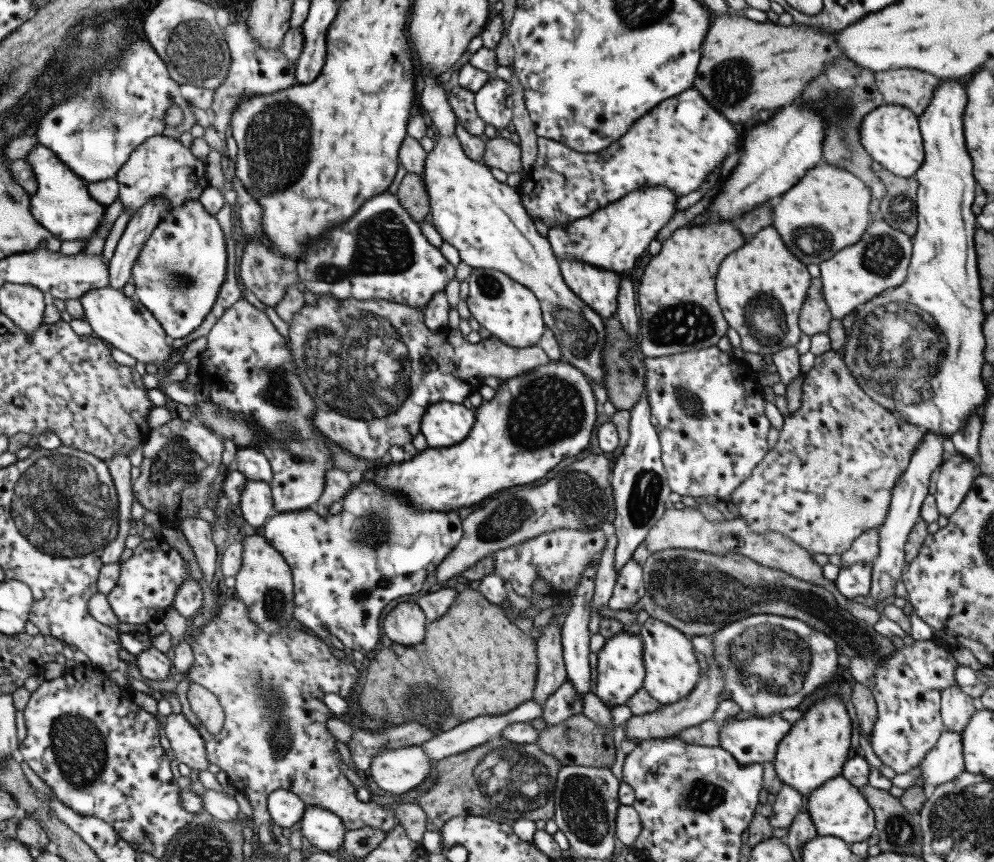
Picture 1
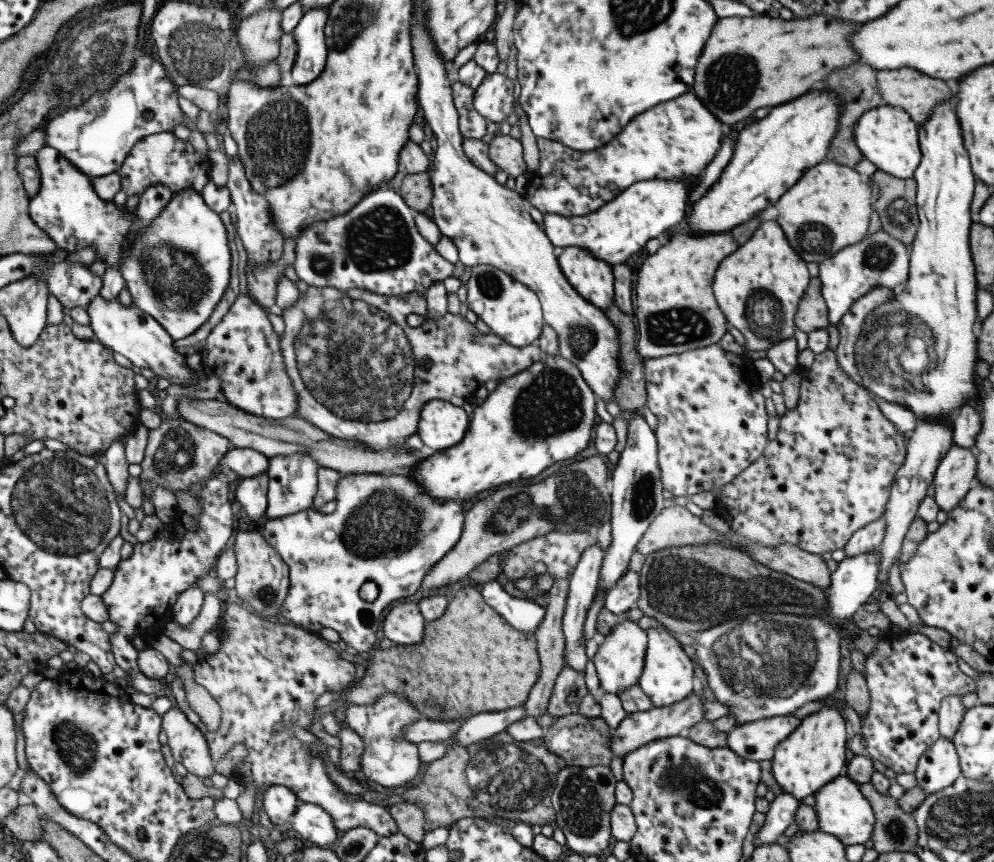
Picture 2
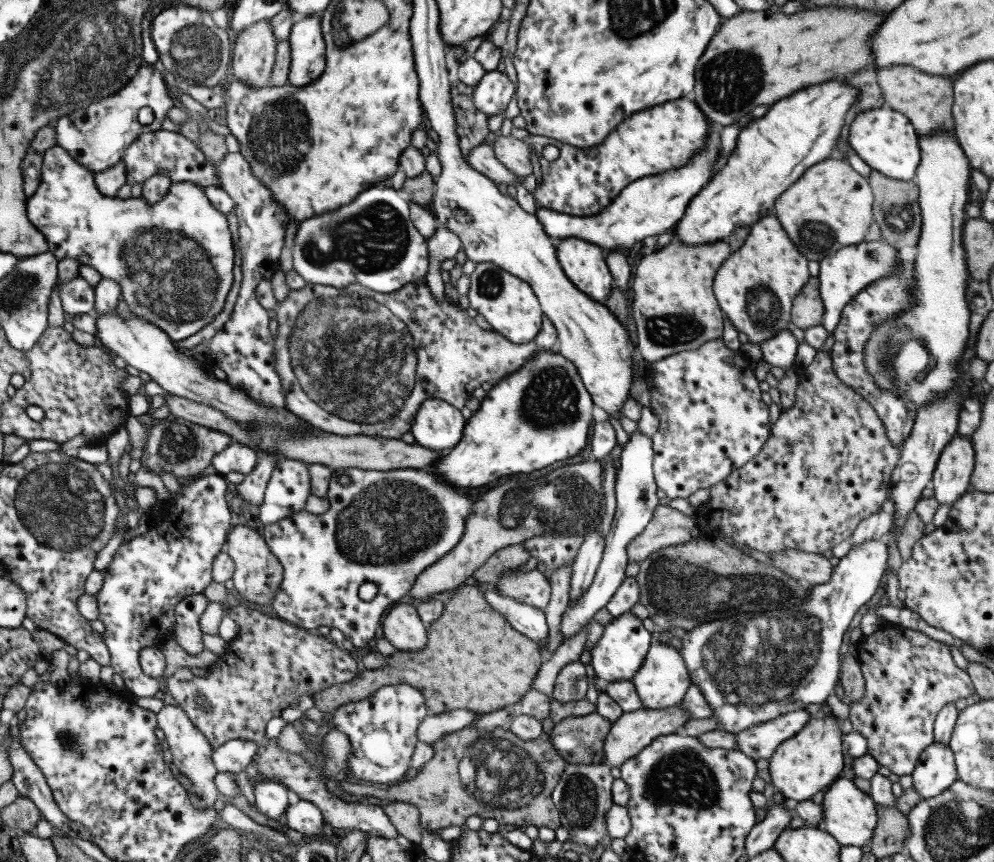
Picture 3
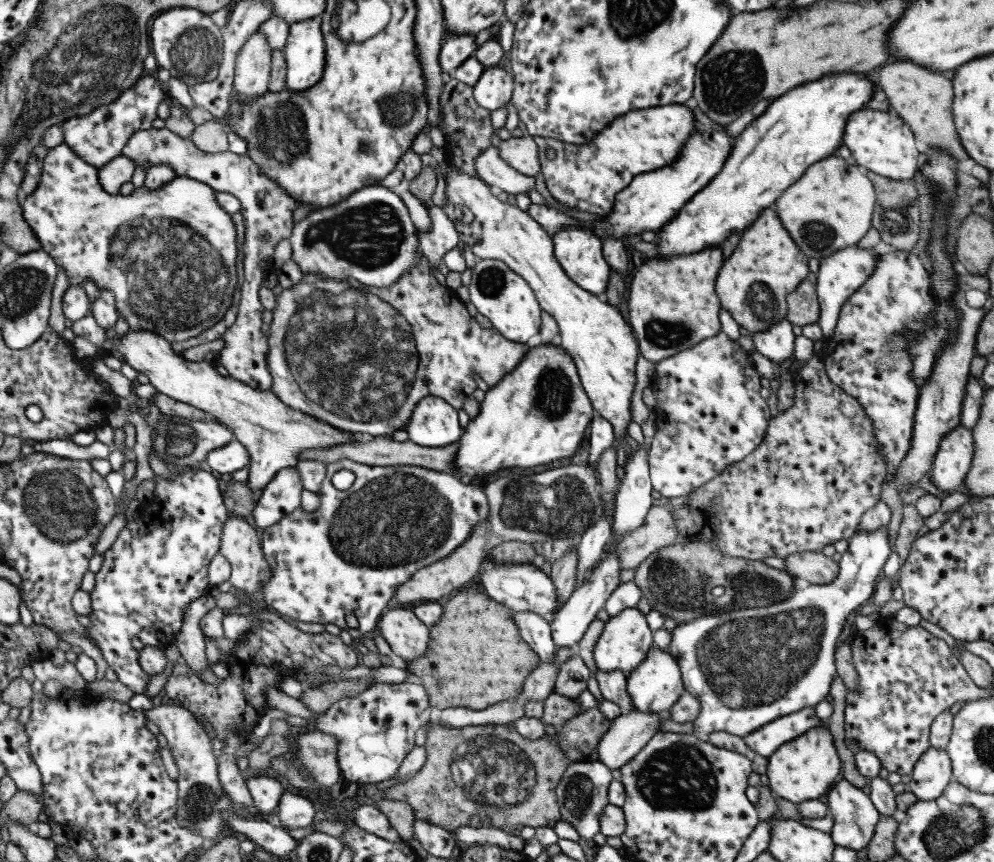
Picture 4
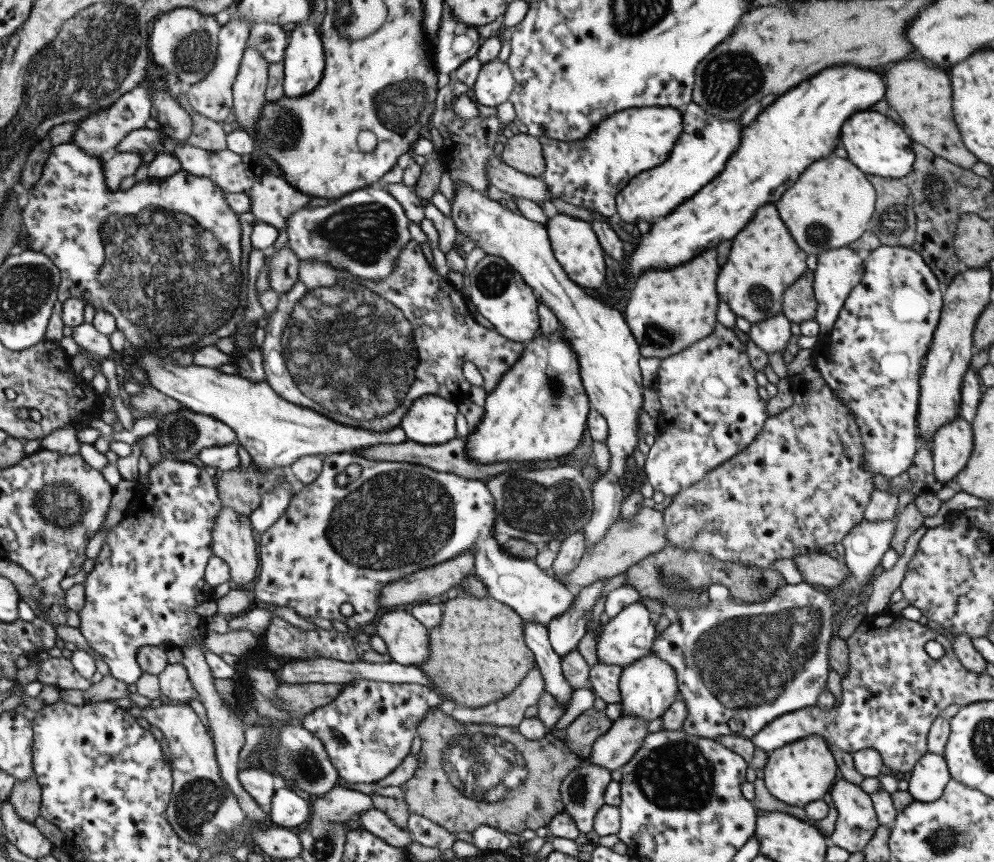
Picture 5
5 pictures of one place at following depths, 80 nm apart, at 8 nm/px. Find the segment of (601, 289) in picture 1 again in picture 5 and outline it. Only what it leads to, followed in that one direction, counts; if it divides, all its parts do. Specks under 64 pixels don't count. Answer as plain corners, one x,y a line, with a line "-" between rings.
563,213
553,214
544,224
550,242
551,250
559,266
568,275
569,280
579,287
599,289
605,284
605,263
603,250
596,234
590,227
590,222
576,219

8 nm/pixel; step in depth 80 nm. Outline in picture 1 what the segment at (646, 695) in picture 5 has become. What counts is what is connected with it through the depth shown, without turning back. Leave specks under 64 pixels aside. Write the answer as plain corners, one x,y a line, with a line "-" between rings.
648,618
641,625
639,632
643,650
644,677
642,687
659,704
670,705
687,696
699,678
699,666
695,659
692,644
687,636
657,619

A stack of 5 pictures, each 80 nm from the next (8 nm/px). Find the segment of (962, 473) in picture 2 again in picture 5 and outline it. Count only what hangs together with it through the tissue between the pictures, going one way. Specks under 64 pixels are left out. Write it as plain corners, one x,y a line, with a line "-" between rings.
955,416
932,436
933,472
942,486
953,485
953,478
964,468
972,451
971,434
970,424

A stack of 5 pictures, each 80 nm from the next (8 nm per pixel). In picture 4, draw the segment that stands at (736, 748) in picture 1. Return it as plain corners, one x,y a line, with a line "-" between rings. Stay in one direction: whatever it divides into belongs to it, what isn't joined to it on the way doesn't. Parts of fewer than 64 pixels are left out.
805,707
760,726
742,739
754,753
767,758
784,742
797,738
814,726
822,726
822,722
815,717
814,707

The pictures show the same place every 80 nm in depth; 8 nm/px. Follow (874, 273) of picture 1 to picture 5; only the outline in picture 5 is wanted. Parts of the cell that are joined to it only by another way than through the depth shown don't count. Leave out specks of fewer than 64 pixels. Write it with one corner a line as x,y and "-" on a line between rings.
846,246
825,250
816,256
816,268
812,271
812,290
816,301
814,322
818,325
820,336
829,333
841,311
845,298
861,280
862,262
862,254

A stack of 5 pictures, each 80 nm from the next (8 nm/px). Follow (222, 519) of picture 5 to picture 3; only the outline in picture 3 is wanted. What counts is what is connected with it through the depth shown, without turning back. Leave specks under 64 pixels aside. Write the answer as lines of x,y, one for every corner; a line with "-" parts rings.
233,524
227,533
223,551
233,562
234,572
231,577
233,590
253,605
270,607
274,592
280,585
283,569
270,553
259,531
246,527
245,524

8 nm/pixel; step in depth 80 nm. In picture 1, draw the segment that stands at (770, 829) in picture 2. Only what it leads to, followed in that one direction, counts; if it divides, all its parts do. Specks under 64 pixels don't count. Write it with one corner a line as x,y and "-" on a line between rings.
782,785
779,793
775,795
773,805
774,815
767,818
771,829
788,828
793,817
797,815
805,805
805,796
799,795
790,786

